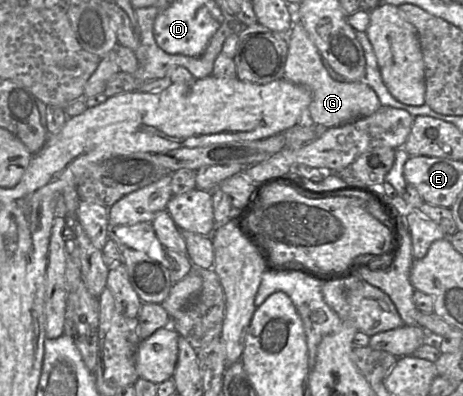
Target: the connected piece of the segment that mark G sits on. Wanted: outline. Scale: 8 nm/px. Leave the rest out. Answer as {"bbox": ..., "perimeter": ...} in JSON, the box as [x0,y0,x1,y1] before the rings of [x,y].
{"bbox":[284,21,382,129],"perimeter":[[[295,21],[289,31],[287,44],[284,78],[310,91],[312,101],[306,117],[309,121],[325,129],[336,127],[357,118],[369,116],[382,106],[375,91],[364,81],[338,82],[330,77],[323,65],[323,58],[299,21]]]}

